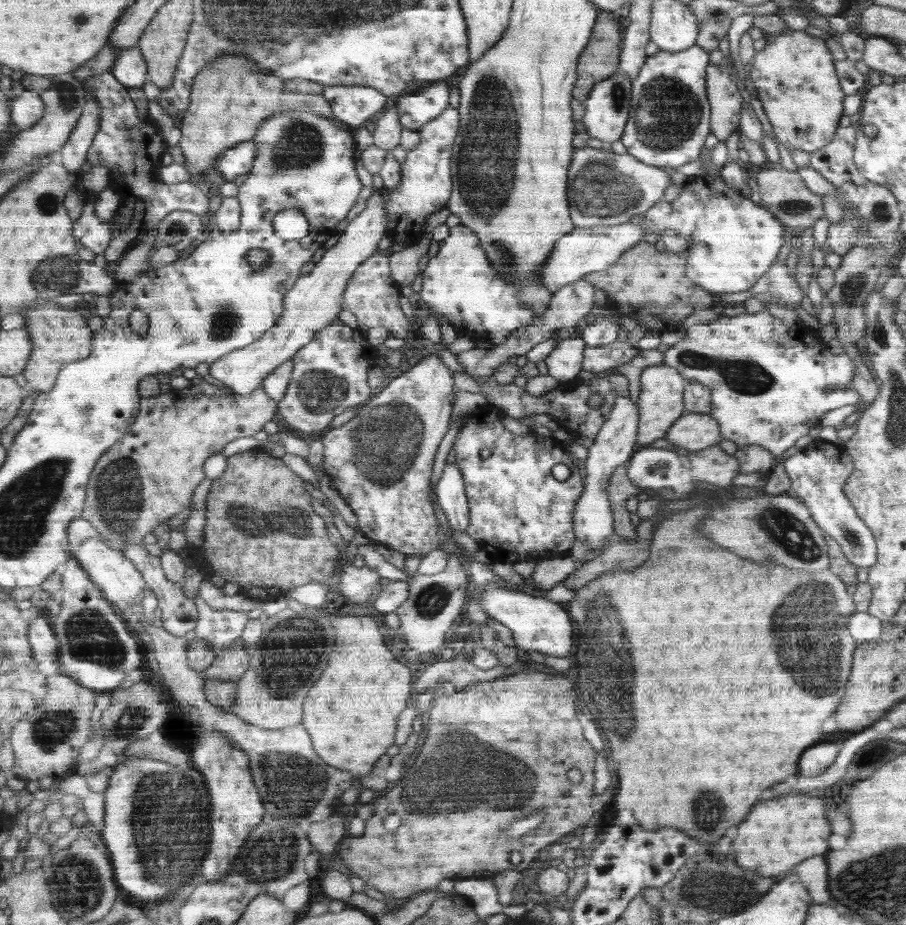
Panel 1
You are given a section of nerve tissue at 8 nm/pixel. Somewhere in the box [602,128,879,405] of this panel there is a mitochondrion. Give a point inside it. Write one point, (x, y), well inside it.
(744, 375)

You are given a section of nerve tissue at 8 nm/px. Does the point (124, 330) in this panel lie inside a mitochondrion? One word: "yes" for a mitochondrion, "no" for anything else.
no

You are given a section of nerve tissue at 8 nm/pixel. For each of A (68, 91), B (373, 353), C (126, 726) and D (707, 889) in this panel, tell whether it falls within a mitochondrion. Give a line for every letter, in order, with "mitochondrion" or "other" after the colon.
A: mitochondrion
B: other
C: mitochondrion
D: mitochondrion

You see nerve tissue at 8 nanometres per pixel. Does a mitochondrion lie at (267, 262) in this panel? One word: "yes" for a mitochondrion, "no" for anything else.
no

